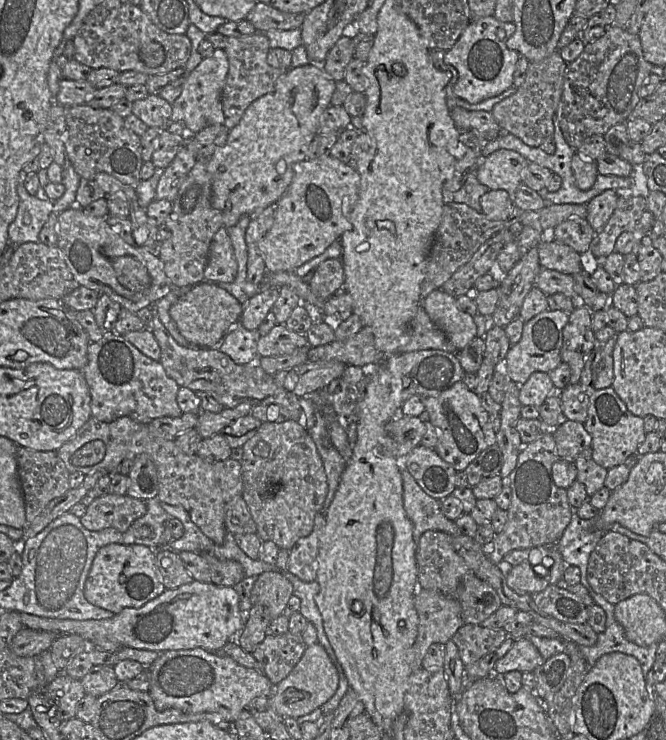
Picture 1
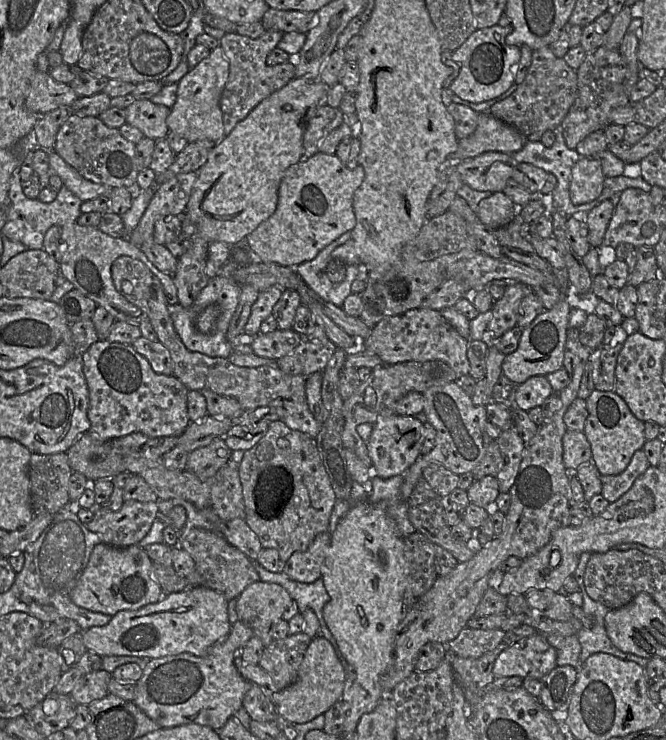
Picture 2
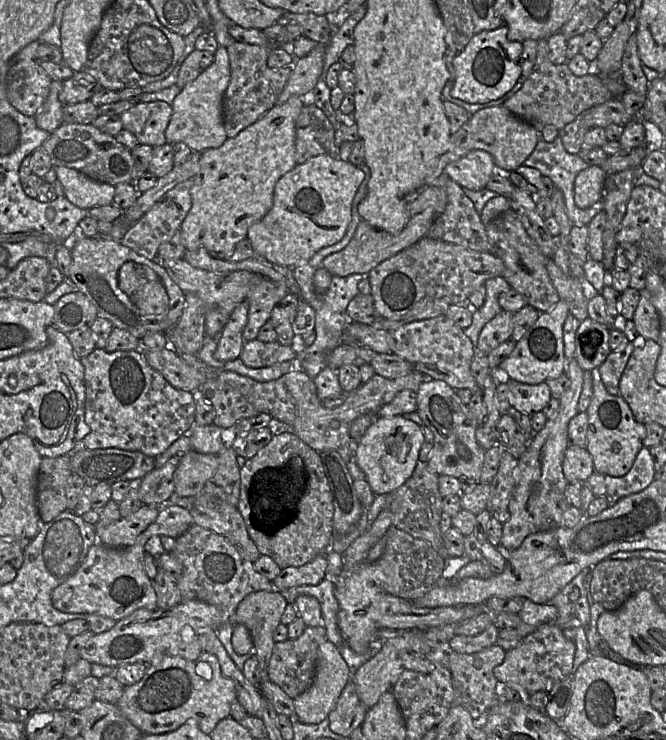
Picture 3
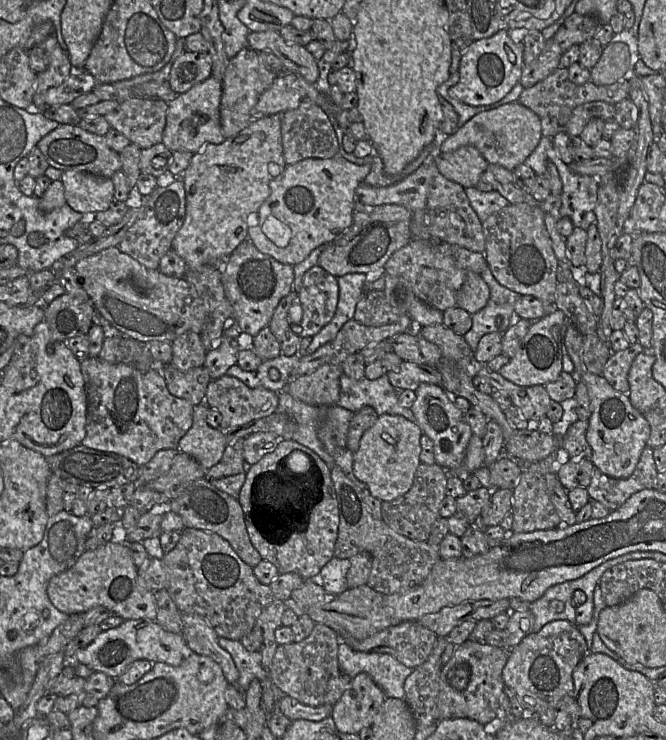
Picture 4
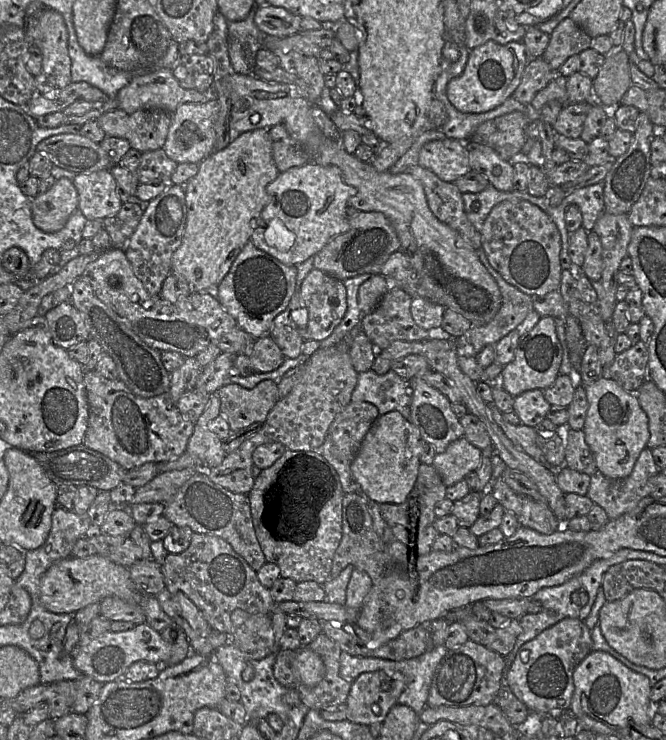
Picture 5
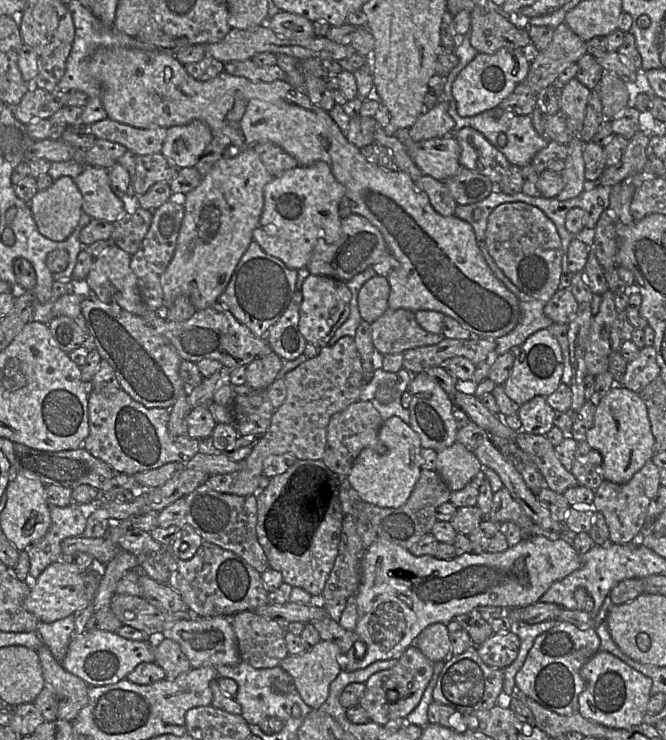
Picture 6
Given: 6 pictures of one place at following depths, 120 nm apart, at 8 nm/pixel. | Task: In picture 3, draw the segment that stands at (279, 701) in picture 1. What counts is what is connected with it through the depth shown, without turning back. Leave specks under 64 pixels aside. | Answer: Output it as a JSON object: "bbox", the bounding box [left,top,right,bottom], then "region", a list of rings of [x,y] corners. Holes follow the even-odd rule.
{"bbox":[293,640,351,724],"region":[[[329,640],[320,644],[312,685],[293,699],[294,719],[304,724],[318,724],[334,708],[351,672],[338,648]]]}

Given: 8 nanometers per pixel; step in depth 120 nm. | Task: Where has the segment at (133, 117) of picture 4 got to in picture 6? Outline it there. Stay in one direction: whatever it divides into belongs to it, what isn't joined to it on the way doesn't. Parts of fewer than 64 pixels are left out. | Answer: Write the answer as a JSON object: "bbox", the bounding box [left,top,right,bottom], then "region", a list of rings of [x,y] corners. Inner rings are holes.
{"bbox":[89,118,166,156],"region":[[[106,118],[89,126],[96,139],[123,145],[136,156],[160,153],[166,139],[163,127],[141,129]]]}

